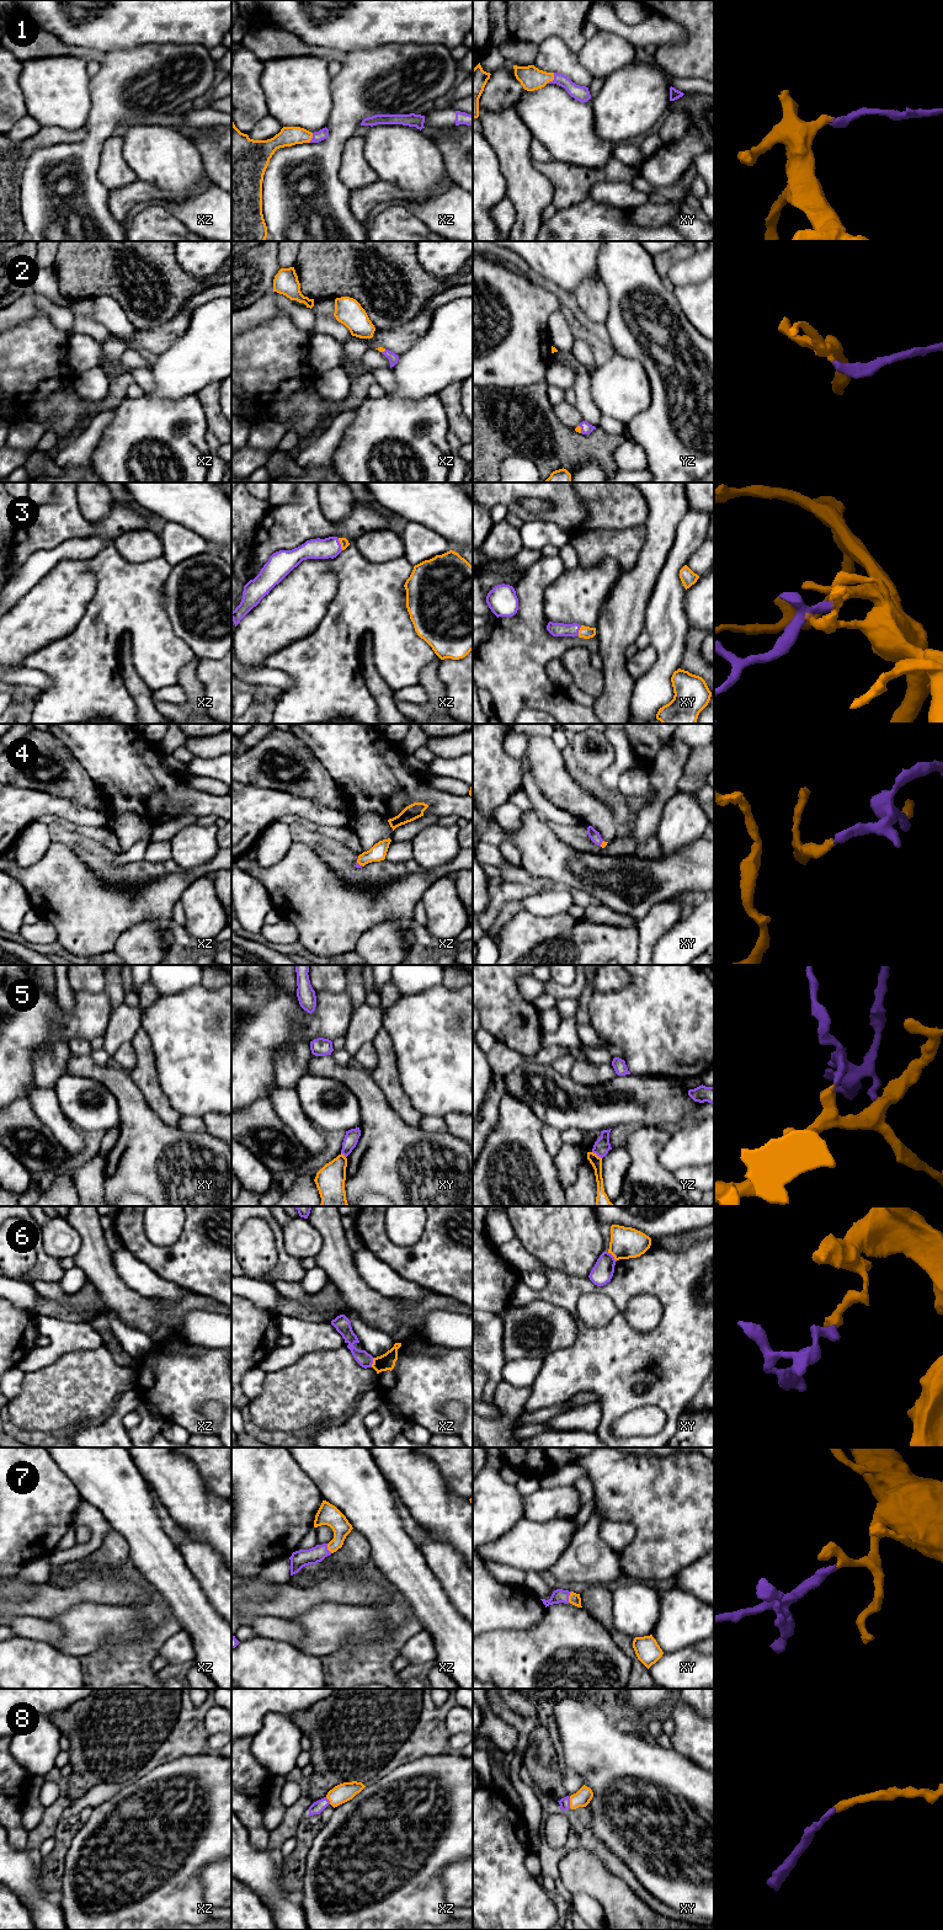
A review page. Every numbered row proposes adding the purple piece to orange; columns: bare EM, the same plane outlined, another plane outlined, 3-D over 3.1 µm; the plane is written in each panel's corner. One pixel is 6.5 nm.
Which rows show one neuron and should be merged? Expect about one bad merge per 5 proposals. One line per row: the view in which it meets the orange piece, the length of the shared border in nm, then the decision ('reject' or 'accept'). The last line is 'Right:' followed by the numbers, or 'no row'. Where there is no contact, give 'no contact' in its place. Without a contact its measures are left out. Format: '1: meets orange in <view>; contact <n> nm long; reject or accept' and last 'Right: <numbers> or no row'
1: meets orange in xy; contact 90 nm long; accept
2: meets orange in yz; contact 60 nm long; accept
3: meets orange in xz; contact 90 nm long; accept
4: meets orange in xy; contact 50 nm long; accept
5: meets orange in yz; contact 80 nm long; reject
6: meets orange in xy; contact 90 nm long; reject
7: meets orange in xy; contact 80 nm long; accept
8: meets orange in xy; contact 70 nm long; accept
Right: 1, 2, 3, 4, 7, 8

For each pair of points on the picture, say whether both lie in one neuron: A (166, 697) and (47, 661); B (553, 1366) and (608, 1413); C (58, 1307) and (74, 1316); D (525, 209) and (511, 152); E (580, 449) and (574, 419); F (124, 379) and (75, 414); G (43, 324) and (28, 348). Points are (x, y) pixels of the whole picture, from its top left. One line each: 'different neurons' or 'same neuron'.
A: different neurons
B: same neuron
C: same neuron
D: same neuron
E: different neurons
F: same neuron
G: same neuron

